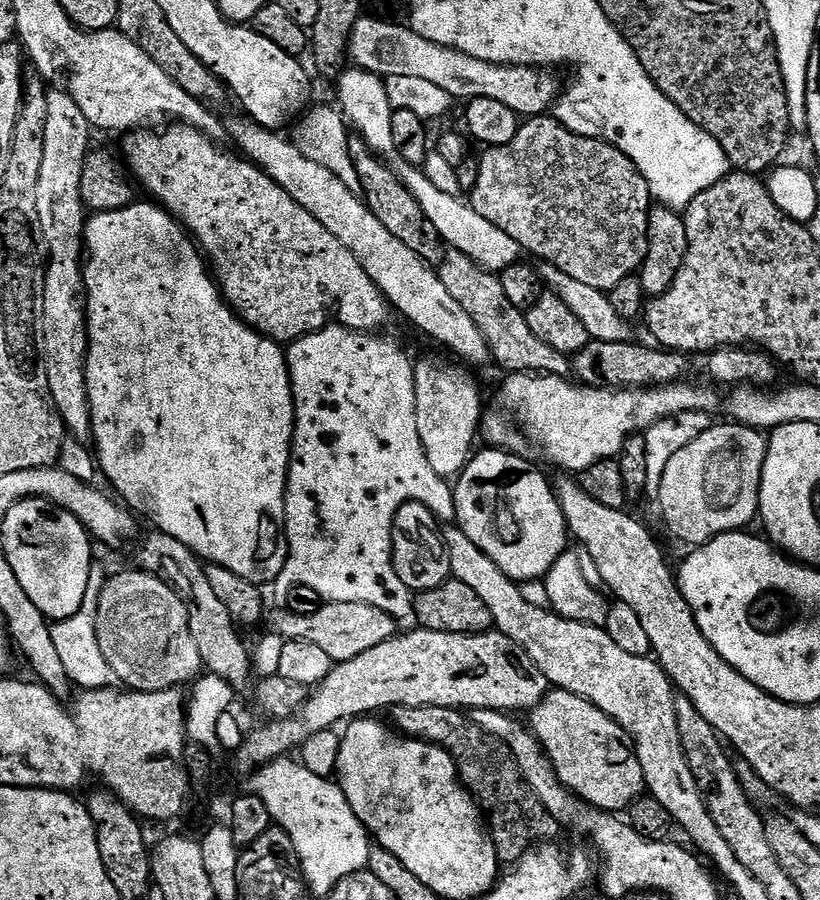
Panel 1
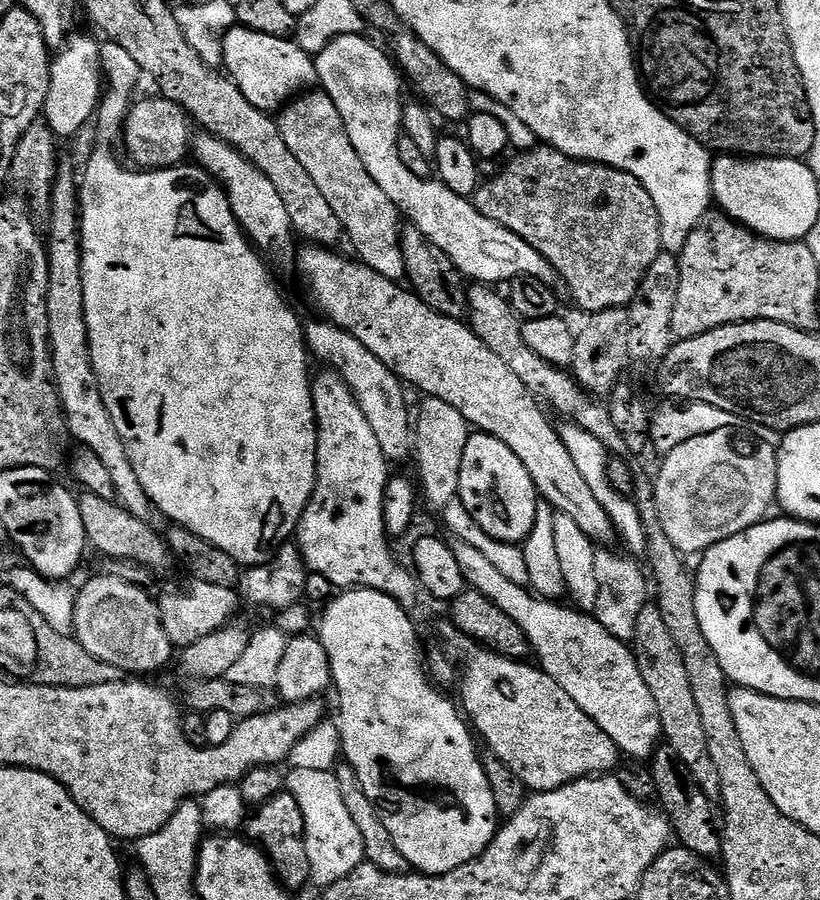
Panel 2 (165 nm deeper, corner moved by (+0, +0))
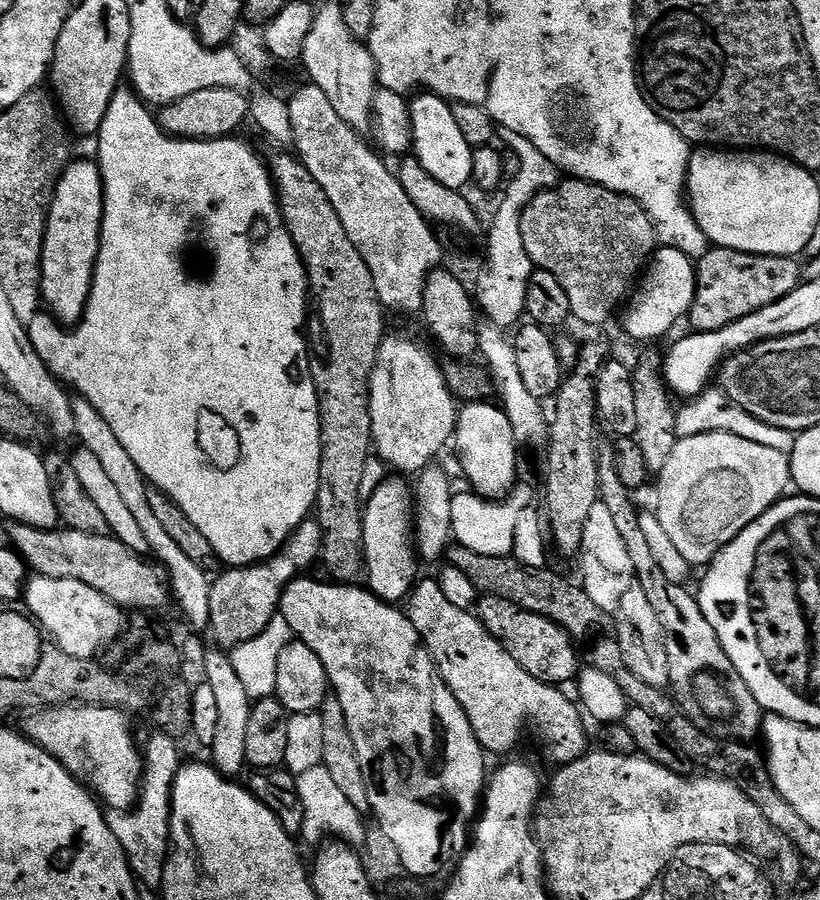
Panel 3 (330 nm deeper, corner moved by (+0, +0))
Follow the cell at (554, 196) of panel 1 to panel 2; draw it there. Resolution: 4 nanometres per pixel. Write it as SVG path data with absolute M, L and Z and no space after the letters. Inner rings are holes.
M547 146L529 148L516 154L516 157L508 165L505 163L501 167L499 174L494 179L476 189L474 203L483 216L506 226L506 230L510 230L514 234L518 234L518 238L530 242L530 246L534 246L534 250L538 250L538 254L542 254L542 258L546 258L546 262L550 262L550 266L555 270L557 277L568 283L568 288L572 291L577 306L584 311L584 314L627 306L634 298L642 278L646 278L646 270L650 270L654 258L658 258L658 254L662 251L660 246L660 219L658 218L658 210L654 206L654 198L650 198L646 186L642 186L642 182L638 182L638 178L634 178L634 174L626 174L622 170L611 168L605 164L592 164L589 160L575 160Z

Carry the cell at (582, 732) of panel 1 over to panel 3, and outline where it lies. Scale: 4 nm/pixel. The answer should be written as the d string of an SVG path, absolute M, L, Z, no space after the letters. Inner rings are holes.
M421 579L417 583L406 601L406 615L410 618L414 630L418 630L424 648L436 663L440 677L446 682L450 694L458 698L458 706L462 706L485 753L510 751L519 742L520 735L527 728L533 728L544 743L545 754L556 763L556 766L569 764L586 755L590 745L588 732L584 729L585 717L574 700L572 705L571 698L564 693L567 691L554 684L538 682L538 678L530 678L530 674L526 674L526 670L522 670L522 666L518 666L518 662L514 662L514 658L510 658L510 654L506 654L500 643L484 629L477 616L467 608L459 608L451 602L446 602L446 594L442 594L439 579Z

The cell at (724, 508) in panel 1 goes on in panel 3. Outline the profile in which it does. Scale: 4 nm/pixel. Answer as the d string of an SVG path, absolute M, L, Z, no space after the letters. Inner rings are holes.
M707 432L694 438L680 438L674 446L674 454L670 454L666 466L662 466L658 473L657 480L660 481L656 484L654 511L670 542L678 546L678 551L682 553L682 558L686 558L688 565L707 566L734 537L746 530L746 526L753 524L759 516L766 514L766 510L776 505L789 491L787 488L790 488L791 479L789 453L758 446L758 442L738 438L738 434Z

